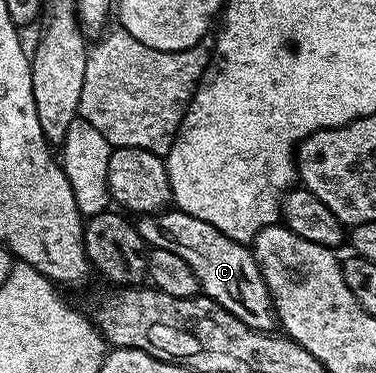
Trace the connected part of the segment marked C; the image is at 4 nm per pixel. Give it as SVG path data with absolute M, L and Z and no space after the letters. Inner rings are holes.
M174 208L157 214L138 215L134 228L148 247L177 252L177 256L181 256L181 260L193 268L200 291L237 316L237 320L249 324L249 328L254 330L271 332L276 329L277 319L271 304L271 293L267 291L250 245L233 240L217 232L213 224L205 224L205 220L197 220L197 216L189 216L184 210Z

